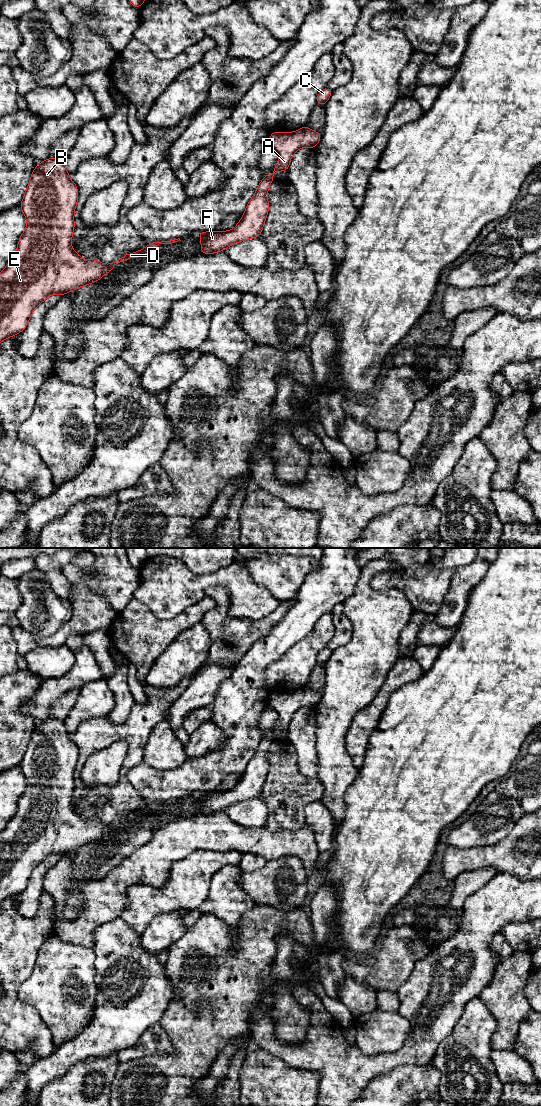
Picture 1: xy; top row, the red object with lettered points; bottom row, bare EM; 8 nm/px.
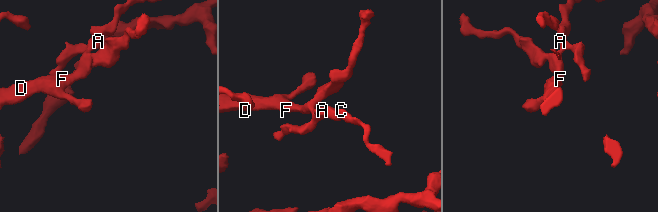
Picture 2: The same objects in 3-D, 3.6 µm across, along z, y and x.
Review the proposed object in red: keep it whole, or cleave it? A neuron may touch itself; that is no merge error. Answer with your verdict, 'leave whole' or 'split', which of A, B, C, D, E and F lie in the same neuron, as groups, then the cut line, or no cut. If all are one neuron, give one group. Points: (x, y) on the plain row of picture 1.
leave whole; A B C D E F; no cut

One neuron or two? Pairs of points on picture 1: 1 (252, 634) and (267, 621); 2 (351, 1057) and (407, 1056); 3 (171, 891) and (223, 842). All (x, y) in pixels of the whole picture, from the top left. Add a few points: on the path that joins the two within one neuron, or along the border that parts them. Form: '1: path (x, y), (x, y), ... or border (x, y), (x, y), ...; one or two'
1: path (256, 630), (263, 625); one
2: path (365, 1062), (386, 1062), (393, 1059); one
3: border (236, 850), (195, 850), (190, 854); two

